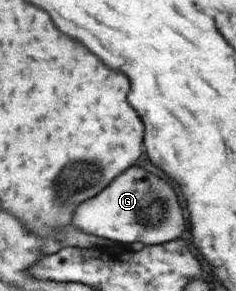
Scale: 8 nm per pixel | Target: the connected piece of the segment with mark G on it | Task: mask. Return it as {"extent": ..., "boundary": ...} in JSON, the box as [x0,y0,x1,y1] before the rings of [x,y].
{"extent":[71,166,188,246],"boundary":[[[132,166],[112,180],[112,183],[100,191],[100,194],[80,203],[71,217],[71,225],[81,229],[84,233],[97,235],[111,241],[124,244],[139,241],[148,246],[160,245],[175,239],[184,239],[188,235],[188,211],[184,209],[184,199],[180,199],[180,191],[172,187],[172,183],[164,180],[164,175],[156,171],[156,167]]]}

